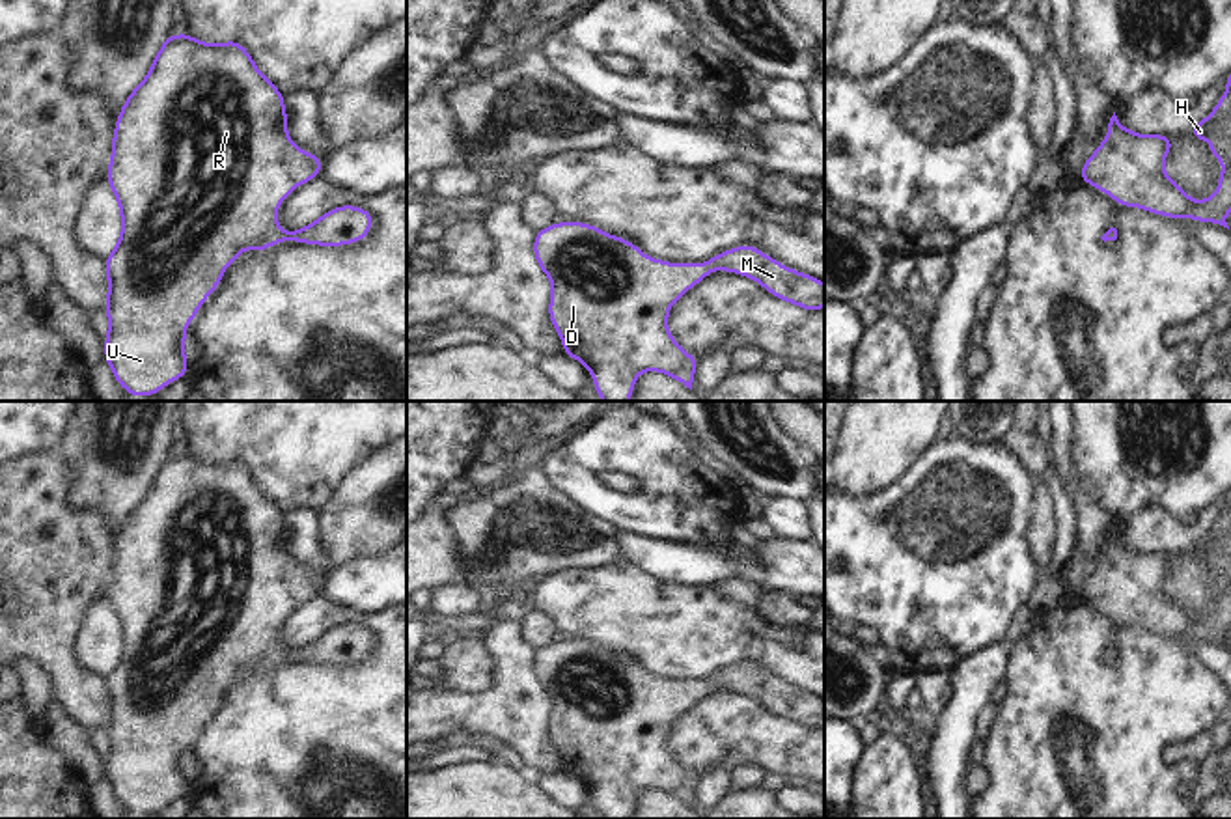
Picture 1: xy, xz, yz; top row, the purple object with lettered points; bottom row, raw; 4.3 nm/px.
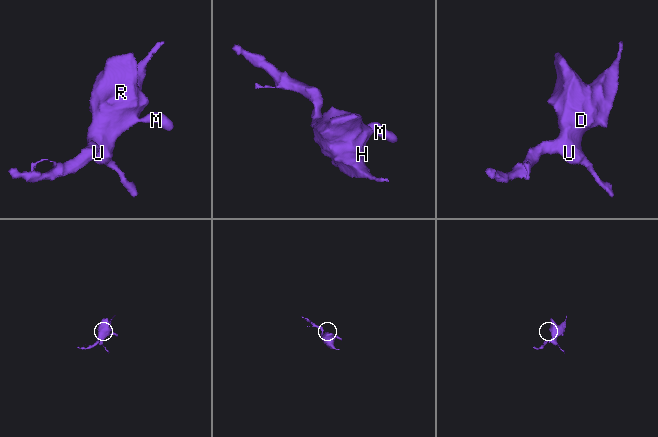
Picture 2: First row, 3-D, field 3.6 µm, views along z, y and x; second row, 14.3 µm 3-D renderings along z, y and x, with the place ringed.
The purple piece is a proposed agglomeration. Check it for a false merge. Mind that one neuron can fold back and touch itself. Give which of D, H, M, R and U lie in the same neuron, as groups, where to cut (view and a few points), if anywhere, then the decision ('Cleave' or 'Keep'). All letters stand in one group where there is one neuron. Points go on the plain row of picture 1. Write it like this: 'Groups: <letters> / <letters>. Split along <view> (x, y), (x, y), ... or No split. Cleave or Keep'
Groups: D H M R U. No split. Keep.

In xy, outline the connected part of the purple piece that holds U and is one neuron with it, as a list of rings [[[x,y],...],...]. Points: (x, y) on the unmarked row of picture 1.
[[[187,450],[166,453],[144,498],[129,511],[116,535],[106,588],[116,614],[119,659],[104,677],[108,698],[104,729],[104,780],[116,800],[132,815],[159,813],[170,800],[188,795],[187,744],[220,703],[224,688],[248,666],[263,670],[282,659],[345,664],[366,657],[373,632],[358,623],[338,623],[311,642],[285,649],[276,640],[282,619],[321,593],[323,576],[297,565],[287,550],[284,511],[257,487],[237,459],[203,461]]]

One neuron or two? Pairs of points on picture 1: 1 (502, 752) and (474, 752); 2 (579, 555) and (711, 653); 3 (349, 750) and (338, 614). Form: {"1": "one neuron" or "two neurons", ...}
{"1": "one neuron", "2": "two neurons", "3": "one neuron"}

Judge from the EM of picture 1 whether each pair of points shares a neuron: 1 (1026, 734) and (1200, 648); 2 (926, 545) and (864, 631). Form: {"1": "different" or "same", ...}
{"1": "different", "2": "different"}

